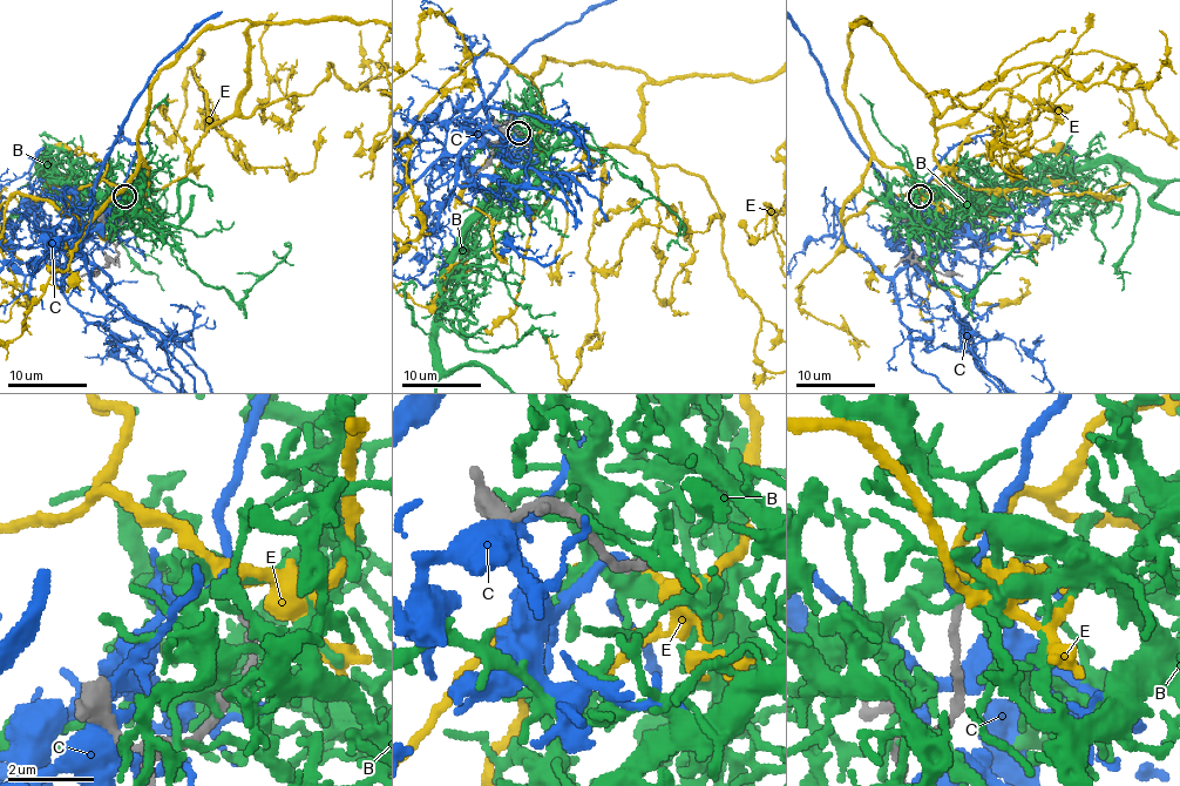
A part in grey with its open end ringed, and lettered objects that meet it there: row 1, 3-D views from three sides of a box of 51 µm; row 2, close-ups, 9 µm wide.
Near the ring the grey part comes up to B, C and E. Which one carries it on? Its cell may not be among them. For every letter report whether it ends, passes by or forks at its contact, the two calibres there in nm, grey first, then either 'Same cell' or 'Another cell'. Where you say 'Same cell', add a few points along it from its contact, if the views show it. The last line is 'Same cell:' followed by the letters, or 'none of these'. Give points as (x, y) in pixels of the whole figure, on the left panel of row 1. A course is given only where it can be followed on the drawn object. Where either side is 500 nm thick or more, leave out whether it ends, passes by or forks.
B: It forks there. Thickness 240 nm (grey) against 280 nm. Another cell
C: It passes by. Thickness 220 nm (grey) against 240 nm. Another cell
E: It passes by. Thickness 220 nm (grey) against 220 nm. Same cell
Same cell: E

